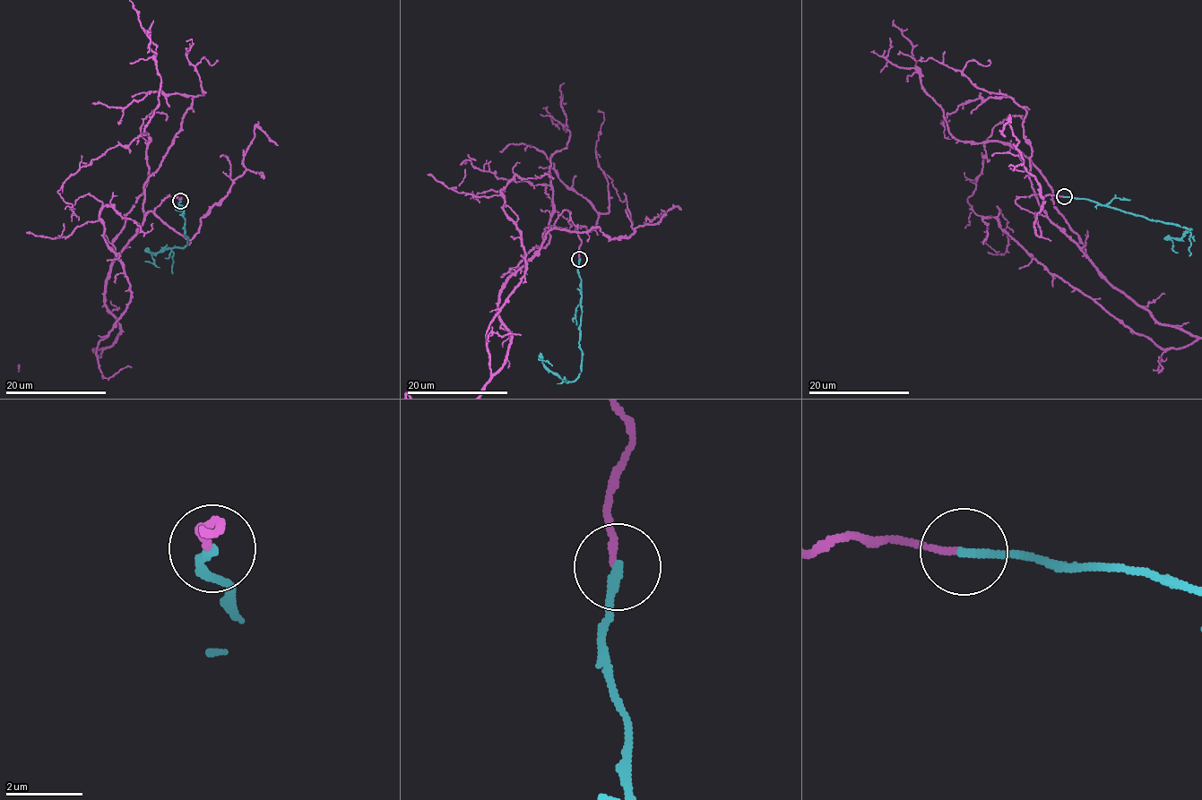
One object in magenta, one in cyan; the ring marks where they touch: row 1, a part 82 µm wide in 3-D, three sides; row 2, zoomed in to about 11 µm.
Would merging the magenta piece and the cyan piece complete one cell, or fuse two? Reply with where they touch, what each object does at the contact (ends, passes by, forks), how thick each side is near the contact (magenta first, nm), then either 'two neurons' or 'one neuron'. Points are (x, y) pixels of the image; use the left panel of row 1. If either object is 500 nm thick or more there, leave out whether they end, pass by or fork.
at (180, 201); magenta ends there; cyan ends there; 150 nm thick on the magenta side, 240 nm on the other; two neurons

